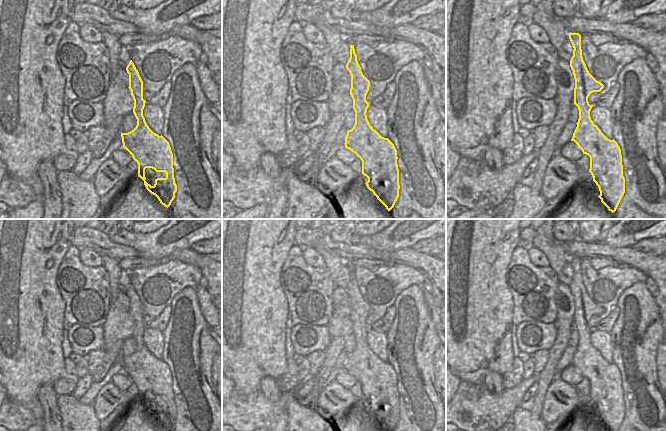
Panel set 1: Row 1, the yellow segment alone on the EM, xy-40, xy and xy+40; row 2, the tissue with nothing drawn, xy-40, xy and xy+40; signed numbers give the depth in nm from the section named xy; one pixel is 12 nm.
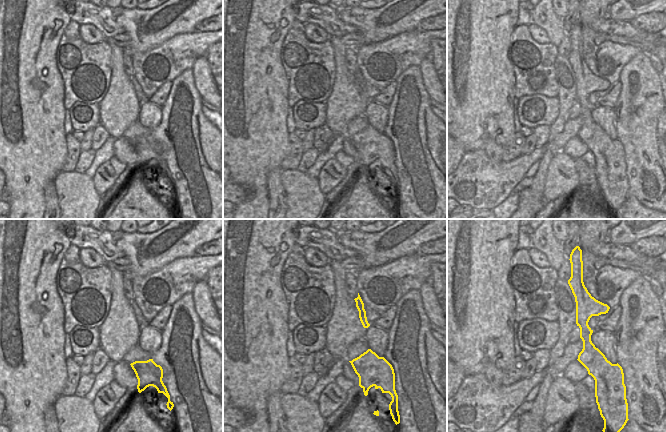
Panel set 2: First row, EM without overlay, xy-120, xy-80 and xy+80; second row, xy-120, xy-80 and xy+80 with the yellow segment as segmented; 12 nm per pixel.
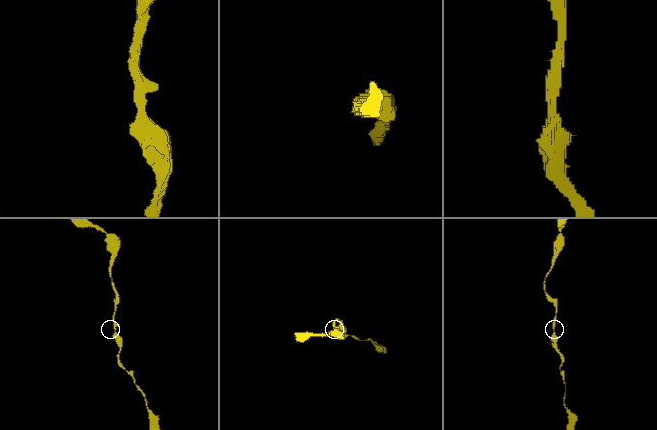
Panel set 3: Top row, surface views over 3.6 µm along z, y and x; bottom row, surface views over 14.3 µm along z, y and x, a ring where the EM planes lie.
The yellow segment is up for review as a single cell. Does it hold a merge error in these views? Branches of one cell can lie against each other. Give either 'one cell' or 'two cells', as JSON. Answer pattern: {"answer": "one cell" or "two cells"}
{"answer": "one cell"}

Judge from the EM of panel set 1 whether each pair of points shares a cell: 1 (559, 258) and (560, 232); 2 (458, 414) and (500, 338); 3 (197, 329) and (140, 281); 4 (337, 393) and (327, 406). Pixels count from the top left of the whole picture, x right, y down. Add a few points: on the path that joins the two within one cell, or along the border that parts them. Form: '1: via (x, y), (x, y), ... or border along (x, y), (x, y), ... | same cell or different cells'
1: border along (552, 229), (552, 235), (557, 240), (563, 241) | different cells
2: border along (461, 380), (471, 383), (482, 383) | different cells
3: border along (185, 287), (174, 296), (169, 304) | different cells
4: via (337, 398), (337, 404), (332, 405) | same cell

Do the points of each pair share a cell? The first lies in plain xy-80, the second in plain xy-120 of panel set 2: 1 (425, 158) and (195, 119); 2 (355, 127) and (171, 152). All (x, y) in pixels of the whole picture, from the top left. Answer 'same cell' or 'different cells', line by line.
1: same cell
2: same cell

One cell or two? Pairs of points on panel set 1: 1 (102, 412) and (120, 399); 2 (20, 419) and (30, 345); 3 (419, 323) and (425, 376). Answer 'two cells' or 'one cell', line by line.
1: one cell
2: two cells
3: one cell

